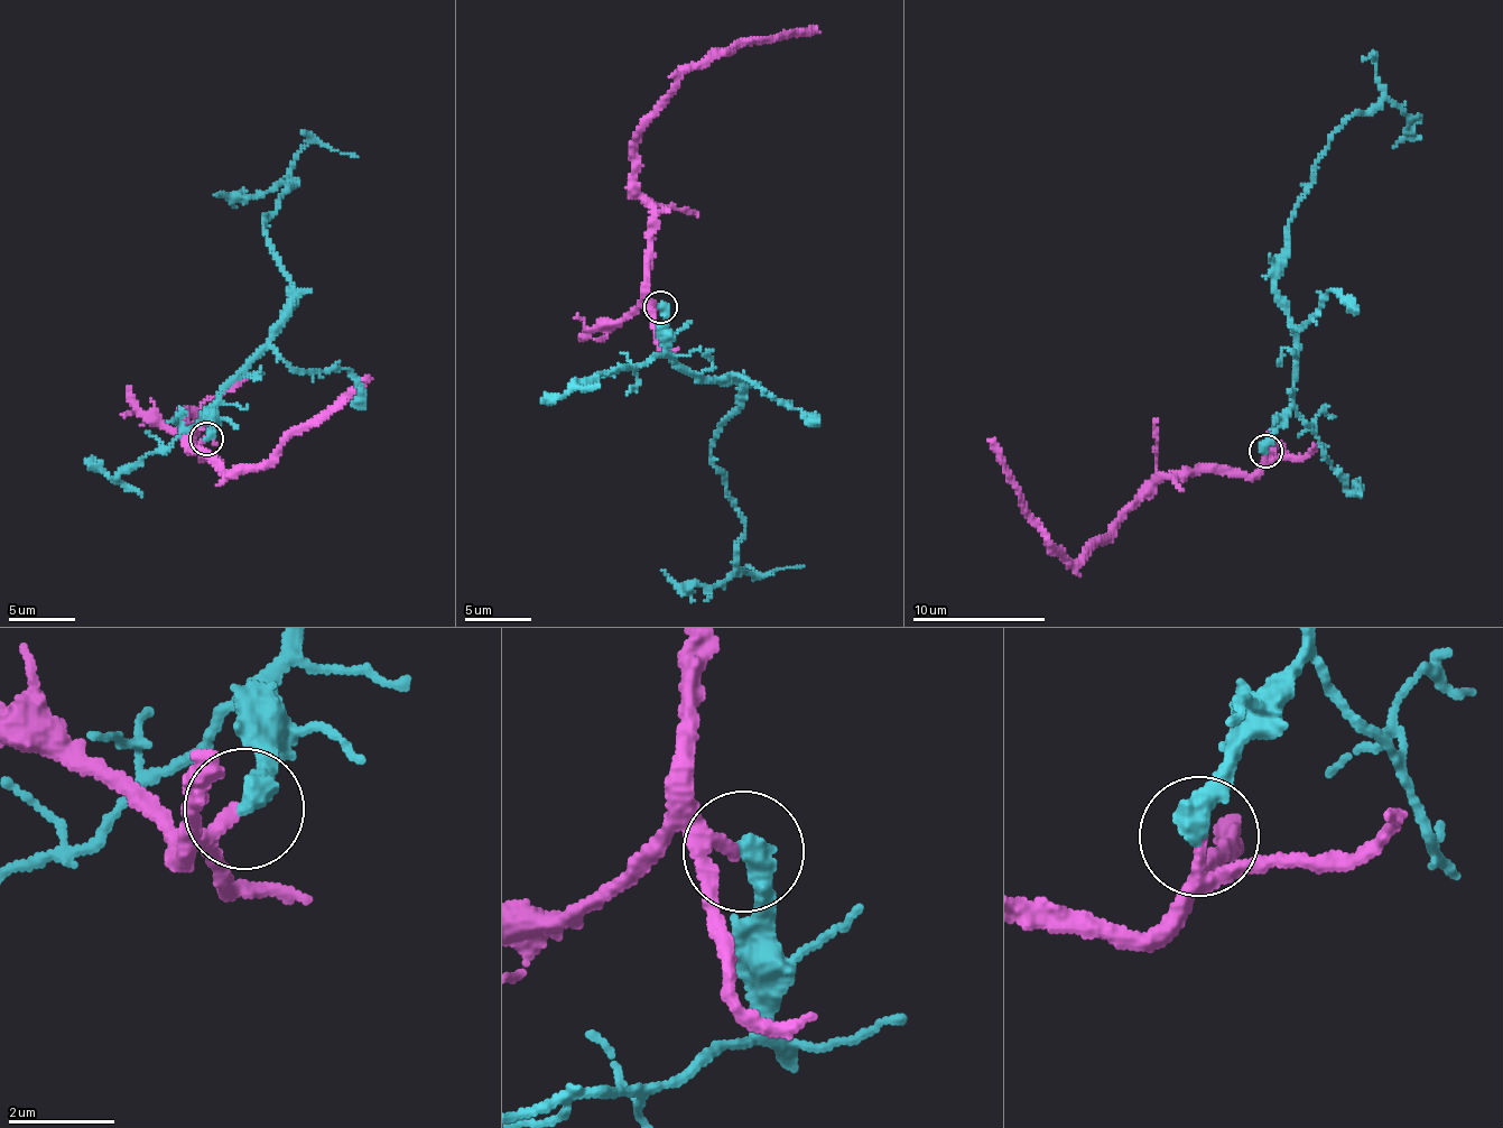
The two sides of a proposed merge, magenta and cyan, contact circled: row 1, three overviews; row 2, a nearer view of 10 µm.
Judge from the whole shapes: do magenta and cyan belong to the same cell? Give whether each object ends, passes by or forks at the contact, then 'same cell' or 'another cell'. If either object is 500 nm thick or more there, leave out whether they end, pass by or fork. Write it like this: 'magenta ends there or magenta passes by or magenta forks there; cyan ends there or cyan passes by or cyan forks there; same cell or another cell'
magenta passes by; cyan ends there; same cell

